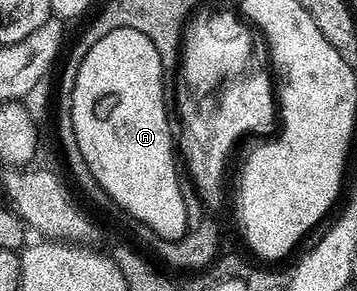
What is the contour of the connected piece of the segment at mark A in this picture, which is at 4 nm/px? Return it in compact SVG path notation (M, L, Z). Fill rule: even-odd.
M118 29L105 34L104 38L100 38L100 42L87 47L84 62L80 62L80 70L74 79L74 89L70 97L72 98L72 130L76 130L76 146L80 154L84 154L84 162L88 162L88 170L92 170L92 178L96 178L96 182L107 192L114 204L123 209L130 220L139 220L146 226L150 226L162 239L178 240L185 235L187 227L184 214L184 185L178 181L178 168L174 165L176 140L168 130L168 114L166 113L168 101L164 98L161 62L152 42L144 34L140 34L139 30Z

